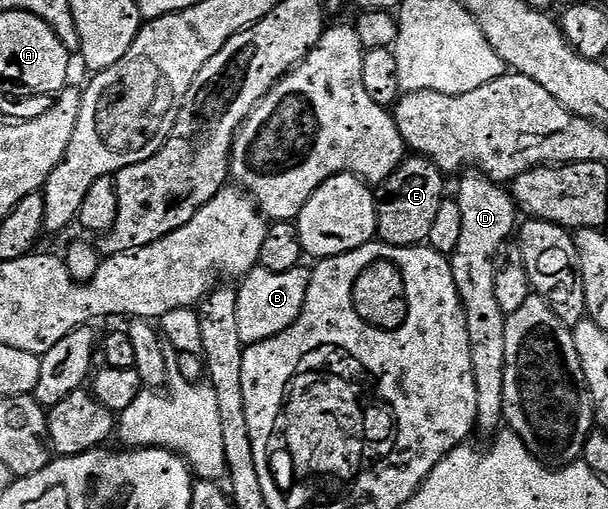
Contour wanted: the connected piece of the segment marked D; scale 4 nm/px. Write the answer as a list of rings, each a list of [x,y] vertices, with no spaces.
[[[467,174],[463,178],[464,180],[459,184],[459,193],[457,193],[457,199],[461,206],[461,242],[457,242],[457,250],[450,253],[449,259],[453,270],[453,282],[457,284],[457,294],[463,303],[465,326],[469,334],[473,378],[477,386],[475,426],[480,433],[483,431],[495,434],[500,431],[501,425],[504,423],[503,395],[505,394],[505,326],[507,325],[507,316],[501,310],[501,306],[497,306],[497,294],[493,291],[493,278],[497,267],[497,257],[507,242],[503,240],[509,239],[510,236],[512,239],[513,233],[516,231],[517,209],[515,201],[511,199],[510,191],[504,185],[496,184],[494,180],[490,180],[482,174]]]

